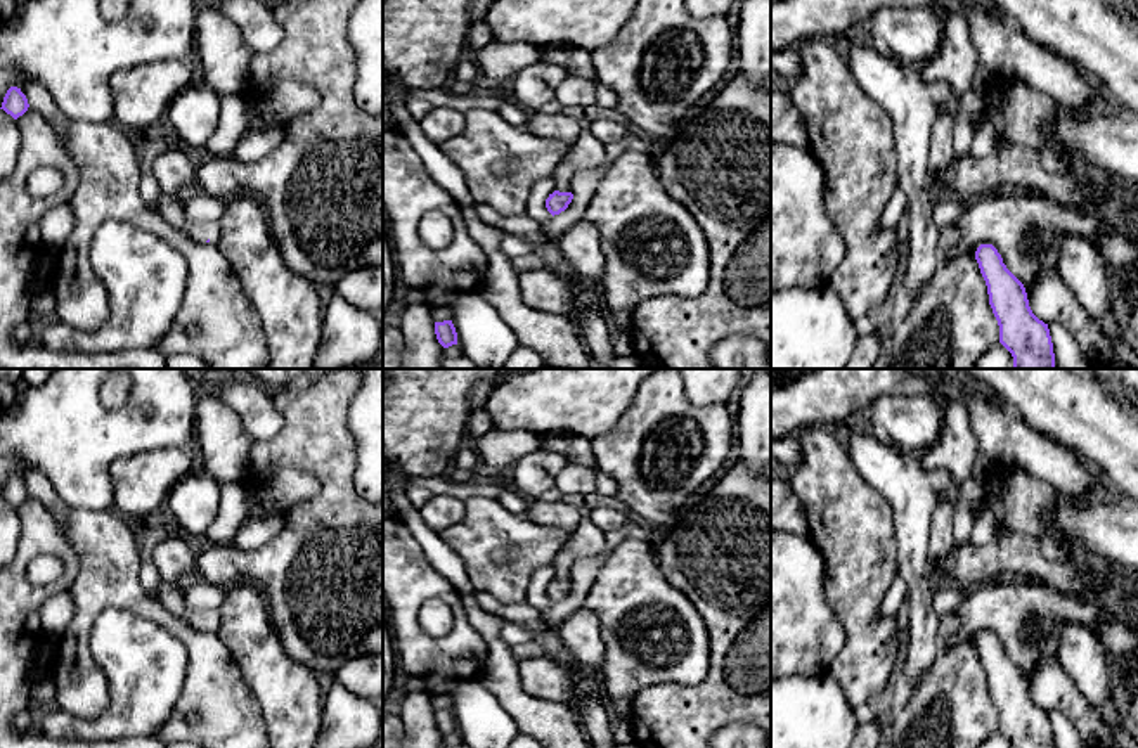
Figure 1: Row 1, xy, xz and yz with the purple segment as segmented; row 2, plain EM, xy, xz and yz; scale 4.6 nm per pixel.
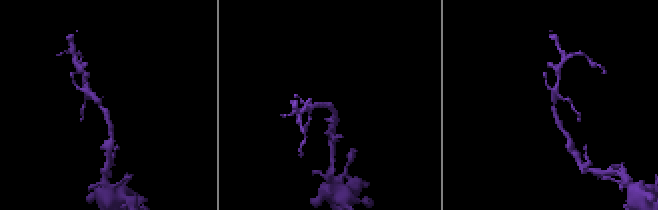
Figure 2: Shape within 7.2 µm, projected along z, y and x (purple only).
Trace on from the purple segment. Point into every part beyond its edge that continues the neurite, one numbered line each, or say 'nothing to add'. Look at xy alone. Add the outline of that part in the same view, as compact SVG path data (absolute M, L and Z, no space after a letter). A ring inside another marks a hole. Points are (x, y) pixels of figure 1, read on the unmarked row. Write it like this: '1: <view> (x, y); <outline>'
1: xy (174, 599); M161 582L158 599L171 615L185 620L191 627L215 635L220 632L222 618L218 609L189 608L185 594L180 589L170 587L168 584Z

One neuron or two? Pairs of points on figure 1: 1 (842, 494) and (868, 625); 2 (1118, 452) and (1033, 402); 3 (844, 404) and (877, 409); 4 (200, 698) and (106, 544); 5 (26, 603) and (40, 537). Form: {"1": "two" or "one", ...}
{"1": "one", "2": "one", "3": "two", "4": "one", "5": "one"}

